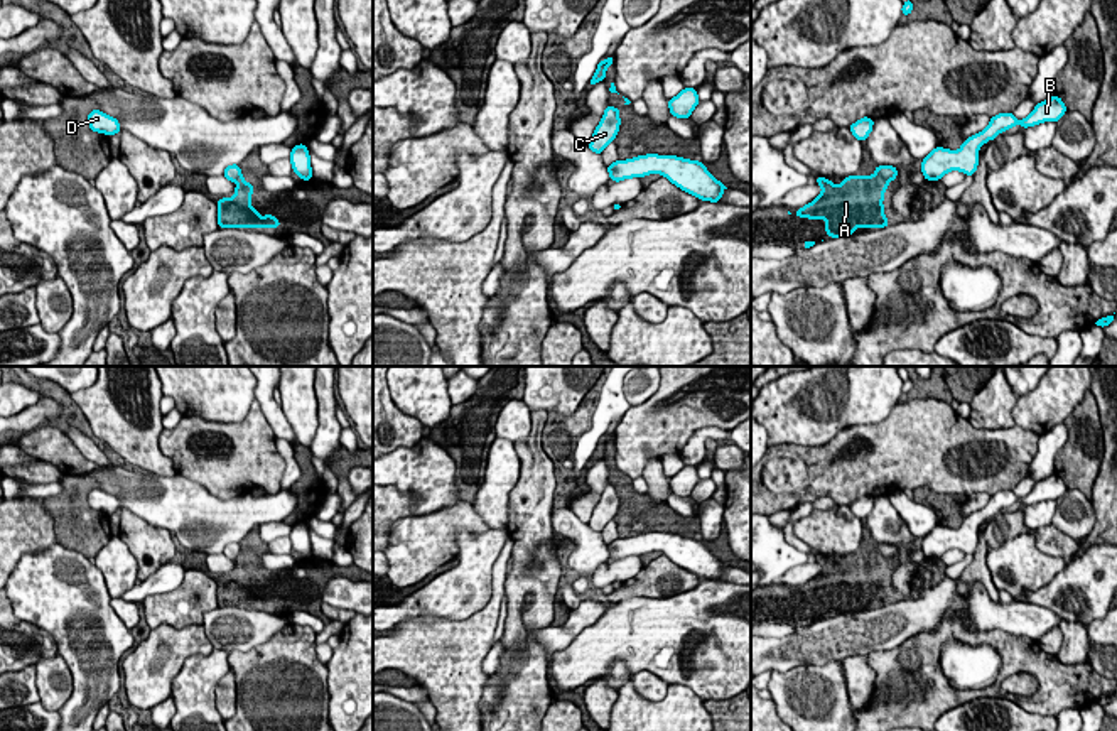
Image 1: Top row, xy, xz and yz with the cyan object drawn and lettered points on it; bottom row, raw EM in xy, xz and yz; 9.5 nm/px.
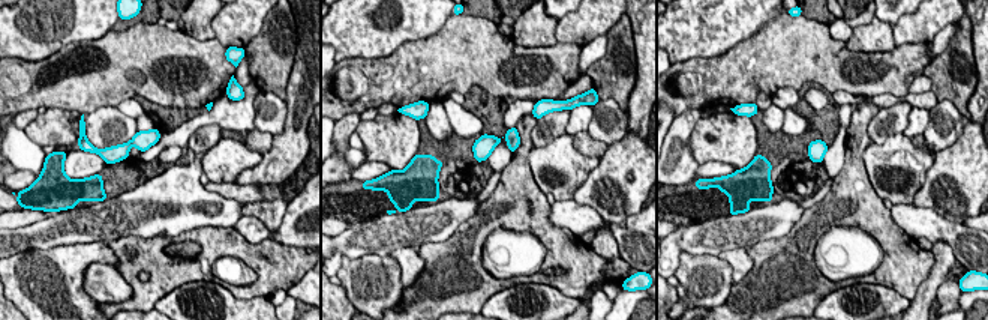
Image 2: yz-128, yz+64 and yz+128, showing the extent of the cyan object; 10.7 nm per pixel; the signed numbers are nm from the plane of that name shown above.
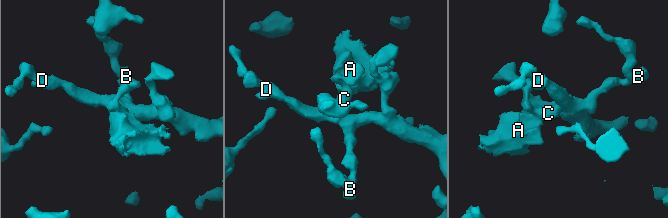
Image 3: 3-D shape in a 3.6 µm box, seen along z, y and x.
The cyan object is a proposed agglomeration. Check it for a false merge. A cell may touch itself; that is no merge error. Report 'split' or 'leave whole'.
split

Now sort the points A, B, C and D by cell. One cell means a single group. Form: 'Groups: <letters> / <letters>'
Groups: A / B C D

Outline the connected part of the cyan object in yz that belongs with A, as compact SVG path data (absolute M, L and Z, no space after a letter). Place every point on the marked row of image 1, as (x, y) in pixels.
M849 176L840 184L817 177L822 192L812 203L796 209L795 218L825 219L825 235L832 240L854 235L855 228L886 228L884 194L889 181L872 176Z

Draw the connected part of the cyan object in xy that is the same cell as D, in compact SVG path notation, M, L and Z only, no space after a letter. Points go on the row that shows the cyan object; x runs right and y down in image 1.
M93 110L88 113L88 127L93 132L105 133L105 135L120 133L120 122L113 116L108 116L101 110Z

